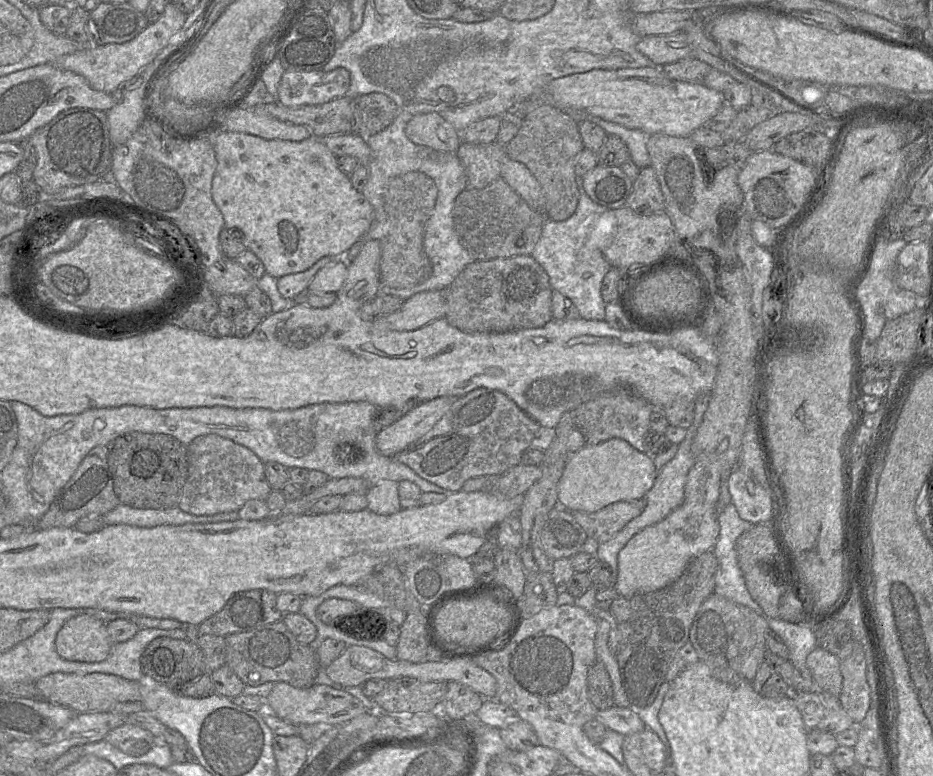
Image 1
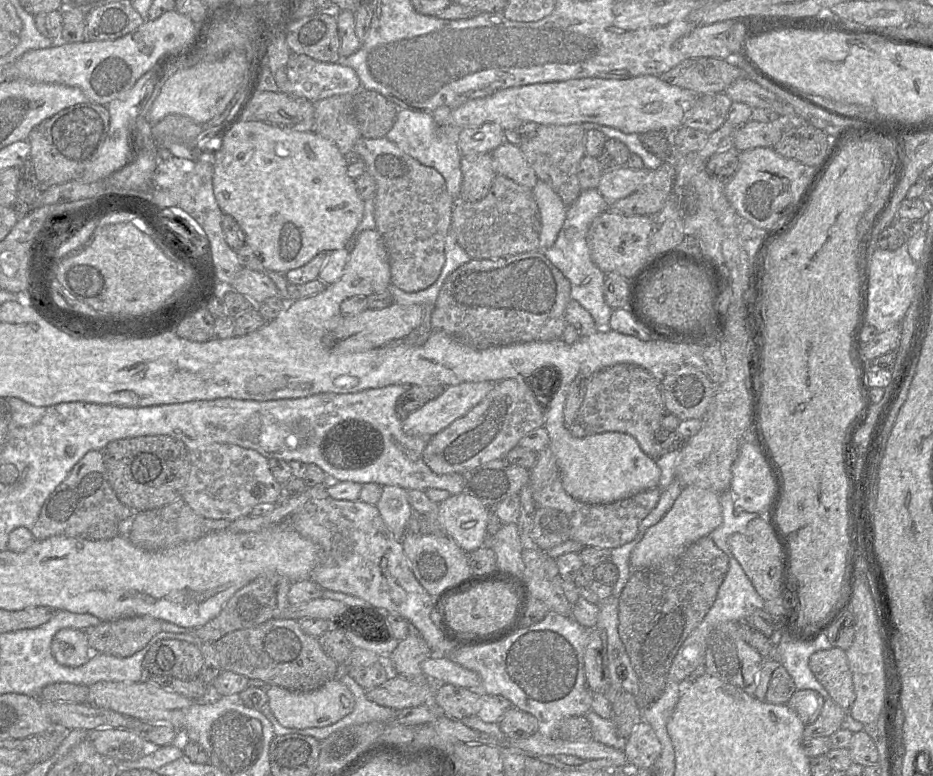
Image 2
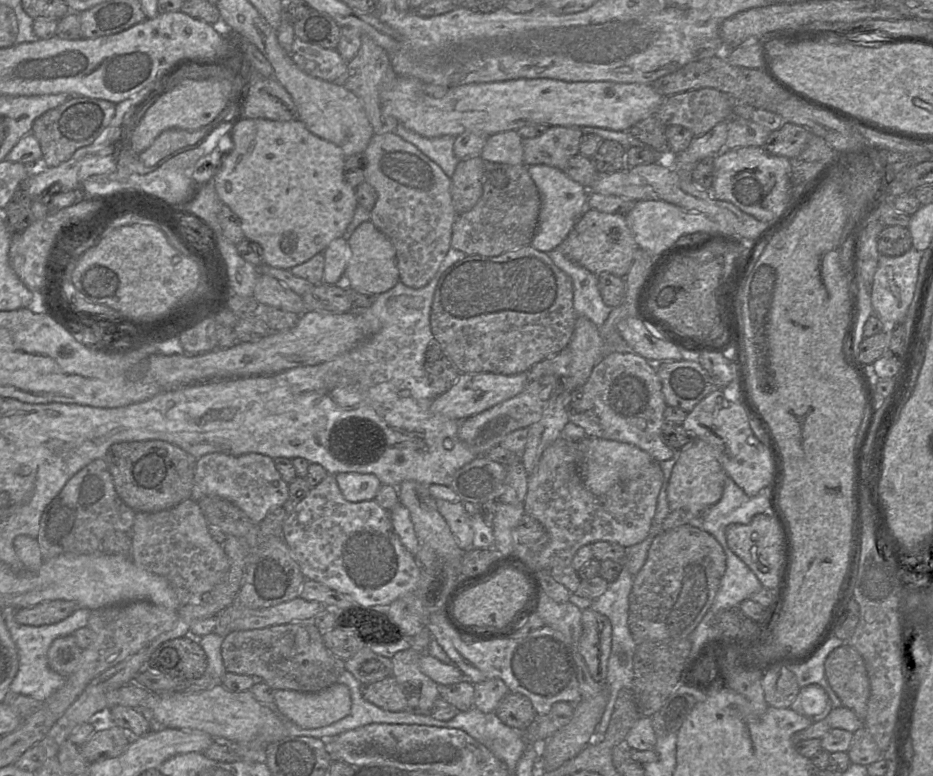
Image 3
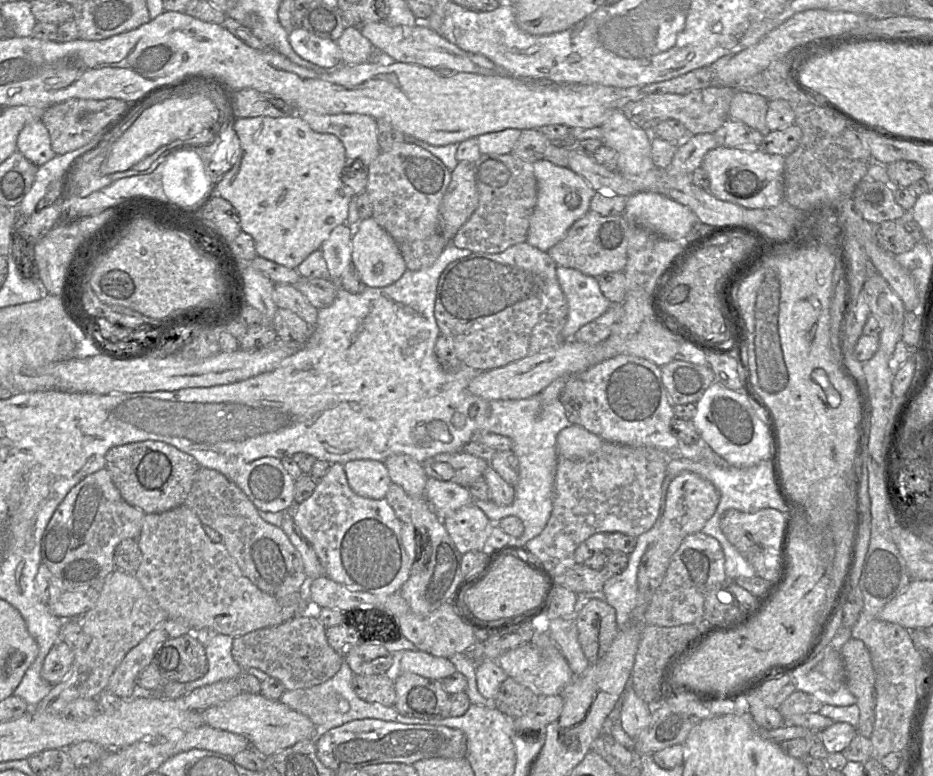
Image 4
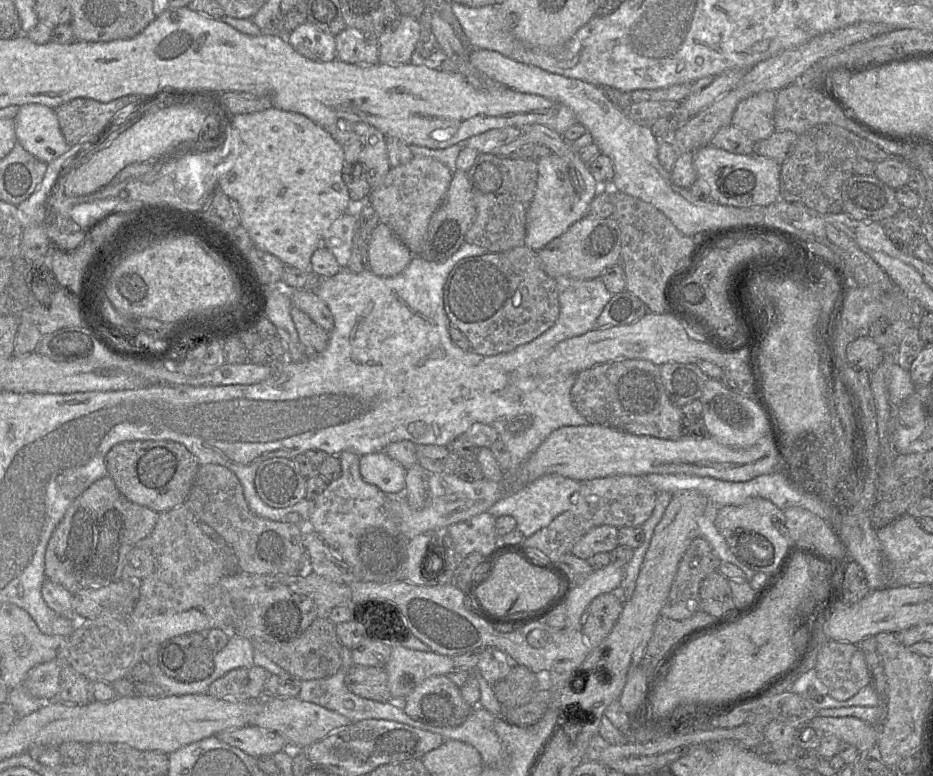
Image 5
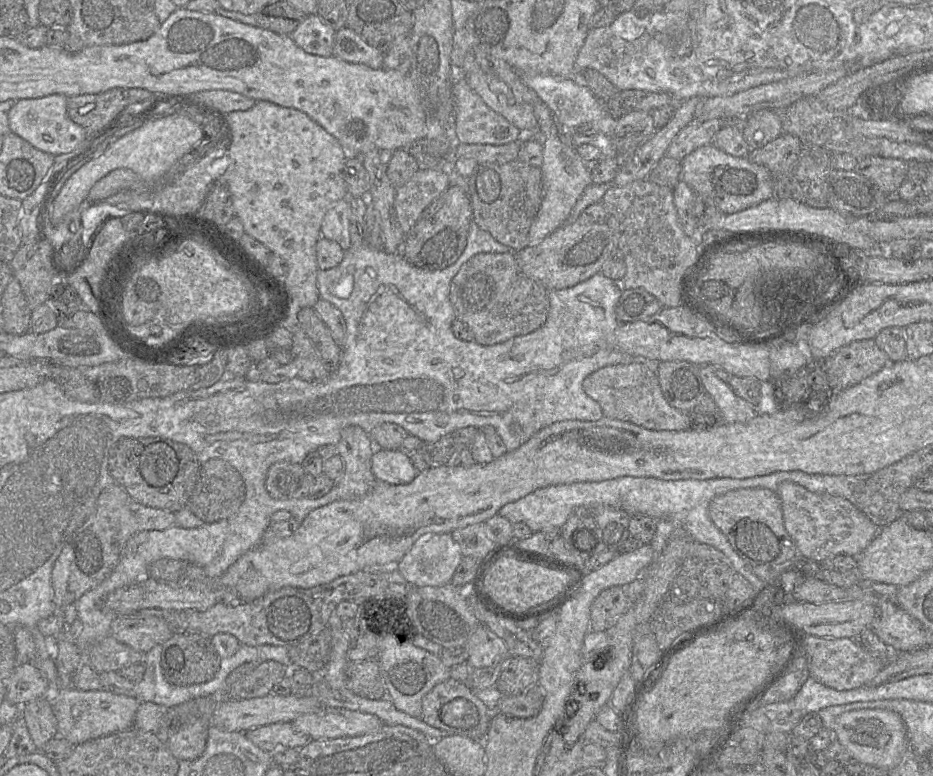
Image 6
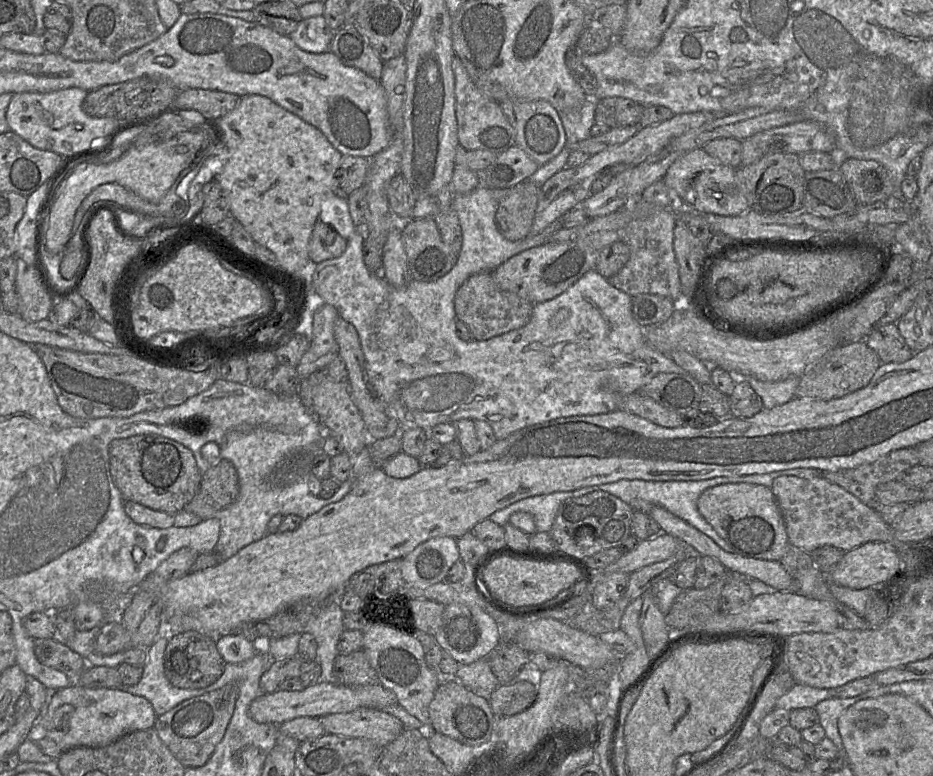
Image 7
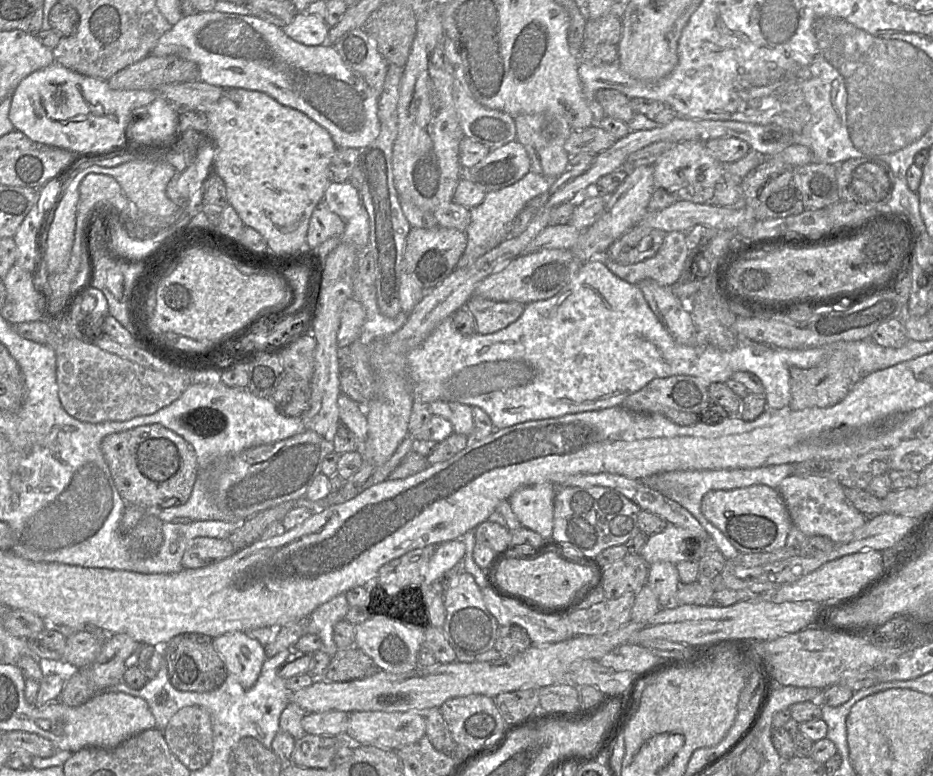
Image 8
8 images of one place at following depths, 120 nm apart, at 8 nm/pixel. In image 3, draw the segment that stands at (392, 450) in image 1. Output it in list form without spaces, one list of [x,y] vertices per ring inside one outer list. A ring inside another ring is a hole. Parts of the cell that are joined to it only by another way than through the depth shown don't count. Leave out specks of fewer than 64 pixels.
[[[528,371],[513,375],[499,373],[460,373],[454,384],[433,400],[431,410],[434,413],[451,419],[465,420],[474,414],[516,396],[524,389],[527,380]]]

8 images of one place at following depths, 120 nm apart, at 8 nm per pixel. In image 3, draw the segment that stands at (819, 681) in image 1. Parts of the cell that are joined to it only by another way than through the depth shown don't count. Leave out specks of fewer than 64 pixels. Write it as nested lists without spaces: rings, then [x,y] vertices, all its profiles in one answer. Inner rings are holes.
[[[849,644],[835,648],[827,656],[825,677],[842,702],[863,721],[867,715],[869,679],[861,655]]]

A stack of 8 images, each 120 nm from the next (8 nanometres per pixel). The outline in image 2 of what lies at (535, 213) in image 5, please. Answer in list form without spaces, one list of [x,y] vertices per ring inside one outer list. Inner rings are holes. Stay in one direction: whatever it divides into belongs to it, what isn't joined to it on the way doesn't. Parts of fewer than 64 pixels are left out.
[[[539,179],[532,192],[540,212],[539,250],[546,251],[554,245],[565,221],[568,207],[548,184]]]

